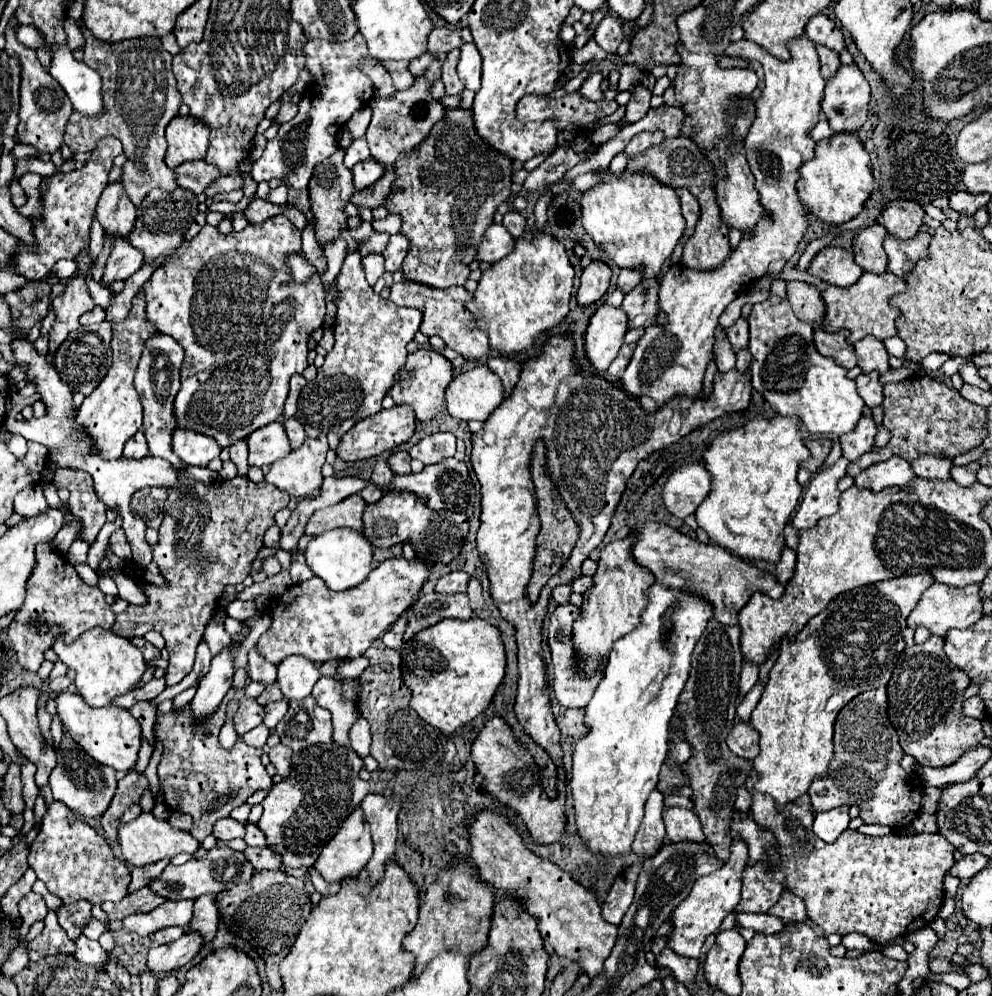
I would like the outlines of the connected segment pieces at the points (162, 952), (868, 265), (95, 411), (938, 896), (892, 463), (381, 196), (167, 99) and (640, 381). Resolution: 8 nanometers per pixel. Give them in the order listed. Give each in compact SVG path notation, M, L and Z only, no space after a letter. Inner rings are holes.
M186 932L180 940L172 942L172 944L152 946L146 954L148 972L158 976L158 974L170 974L176 968L182 968L198 954L198 950L202 948L200 942L202 942L200 936Z
M874 224L866 230L862 230L854 238L854 256L856 256L856 262L864 270L868 270L872 274L886 272L886 264L888 264L888 256L884 252L886 236L888 236L888 230L884 230L880 224Z
M140 290L132 300L132 310L128 318L114 326L114 338L112 338L112 368L108 370L106 378L100 382L100 386L84 398L82 406L76 412L76 424L84 426L86 434L92 438L94 448L104 460L118 460L122 458L122 446L124 442L136 434L136 430L142 426L142 404L138 400L138 392L134 388L134 372L144 348L144 340L156 332L154 324L146 320L144 314L146 302L144 292Z
M750 776L746 782L752 792L750 812L760 826L766 826L776 836L782 864L774 874L768 874L764 864L744 870L742 900L736 912L768 912L786 884L786 888L804 900L808 918L826 934L844 936L860 932L876 944L886 944L934 922L944 902L940 880L952 866L952 854L956 850L944 836L888 834L874 838L846 830L836 842L824 844L812 830L815 815L808 796L794 800L778 812L770 796L752 790L756 776Z
M892 456L886 462L868 466L854 480L856 480L858 488L870 488L872 492L880 492L888 486L906 488L914 478L916 478L916 474L912 472L912 466L904 458Z
M386 172L382 176L382 180L374 186L370 186L368 190L362 190L362 192L356 192L352 202L356 206L362 206L362 208L380 208L384 204L384 200L388 198L388 192L392 190L392 180L396 178L396 172Z
M88 36L84 48L84 64L102 76L104 110L94 118L72 112L64 134L68 148L72 152L91 152L95 141L104 136L114 136L122 142L126 156L120 184L124 186L124 192L134 206L140 206L142 198L148 196L148 192L154 188L174 192L174 188L178 188L176 172L170 170L164 162L164 128L178 114L182 104L182 96L172 74L172 54L162 48L160 38L136 38L108 44ZM100 60L108 60L108 64L100 64ZM128 60L144 60L144 64L128 64Z
M742 38L734 42L726 54L738 52L746 60L758 60L764 66L766 86L762 96L756 100L756 120L744 140L744 154L750 170L756 178L756 188L760 192L760 202L772 216L772 222L758 222L752 236L744 236L730 258L714 272L696 272L690 268L672 266L660 280L658 302L668 314L668 324L664 330L660 326L646 328L646 334L638 340L634 356L622 374L622 390L638 400L640 396L650 396L658 406L664 406L674 396L698 398L702 392L704 374L710 362L716 360L714 328L726 306L752 282L760 280L768 264L774 260L788 260L796 252L802 240L808 220L806 208L796 196L798 168L812 160L816 142L810 138L810 130L820 120L820 104L826 88L826 80L820 76L820 60L816 56L814 44L808 38L800 38L788 44L792 58L782 62L768 54L762 46ZM664 334L676 340L664 340Z

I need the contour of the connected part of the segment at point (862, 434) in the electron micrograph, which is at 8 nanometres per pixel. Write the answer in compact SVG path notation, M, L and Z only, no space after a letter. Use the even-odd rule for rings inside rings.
M862 418L850 434L840 436L842 452L848 462L856 462L860 456L872 452L874 448L874 436L876 436L876 424L872 418Z

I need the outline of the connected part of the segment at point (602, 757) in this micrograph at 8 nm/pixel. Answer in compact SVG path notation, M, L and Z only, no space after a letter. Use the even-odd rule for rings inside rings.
M652 584L648 590L648 606L642 612L642 622L636 632L626 634L624 638L616 640L610 656L608 666L604 670L604 678L600 680L594 698L586 706L584 724L588 726L588 734L578 740L574 748L574 762L572 762L572 780L570 790L574 798L574 812L576 812L576 830L580 842L588 846L592 854L598 856L620 856L632 852L634 836L640 828L644 818L644 804L650 792L658 784L660 768L666 760L668 750L668 722L674 714L678 696L688 680L690 672L690 654L694 650L696 640L706 628L706 622L712 618L712 608L708 602L698 600L694 596L682 594L678 590L670 590L662 584ZM678 604L676 612L672 614L672 638L662 640L662 616L664 612Z

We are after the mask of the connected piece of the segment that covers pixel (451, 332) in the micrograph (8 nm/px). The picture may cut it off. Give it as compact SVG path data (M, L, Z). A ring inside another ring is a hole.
M400 280L398 284L392 286L390 300L394 304L406 304L406 306L416 306L424 312L422 318L422 334L434 336L438 334L448 348L456 350L462 354L466 360L480 360L484 356L490 356L490 346L488 346L488 336L476 328L476 322L472 320L472 314L466 310L466 302L472 300L472 294L464 286L452 286L452 288L428 288L426 284L412 284L412 280Z

